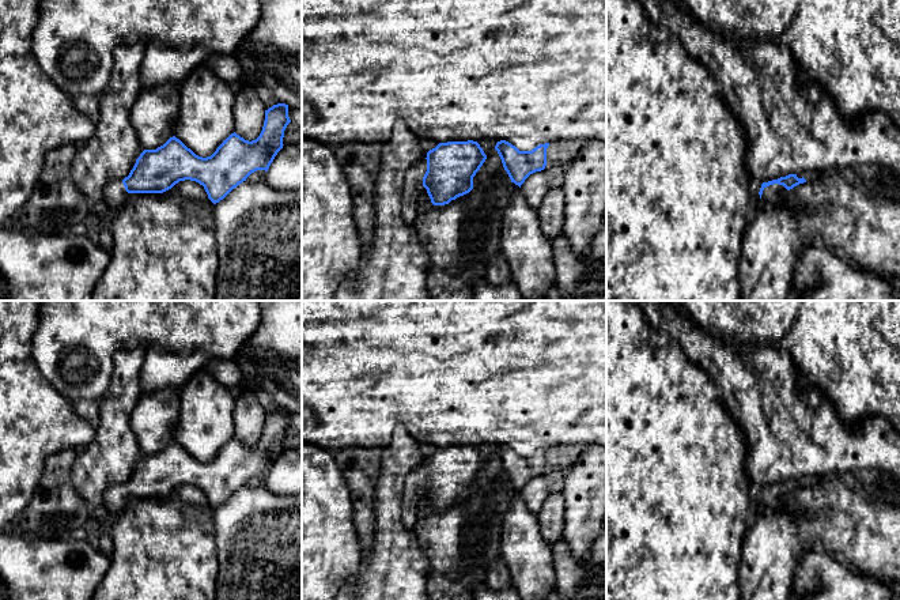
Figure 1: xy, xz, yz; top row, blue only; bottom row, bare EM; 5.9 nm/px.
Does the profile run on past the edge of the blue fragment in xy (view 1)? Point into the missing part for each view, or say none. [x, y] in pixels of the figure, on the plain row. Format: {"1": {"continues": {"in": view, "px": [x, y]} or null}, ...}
{"1": {"continues": {"in": "xy", "px": [114, 497]}}}

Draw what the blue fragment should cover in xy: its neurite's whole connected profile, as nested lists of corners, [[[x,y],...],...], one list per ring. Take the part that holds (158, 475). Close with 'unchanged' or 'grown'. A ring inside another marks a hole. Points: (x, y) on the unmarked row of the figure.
[[[273,410],[265,415],[264,431],[256,445],[245,445],[234,437],[207,463],[196,460],[173,441],[156,454],[144,454],[128,482],[105,491],[102,513],[113,520],[128,498],[163,498],[185,484],[203,490],[208,503],[216,509],[252,478],[268,476],[284,450],[290,427],[288,410]]]; grown

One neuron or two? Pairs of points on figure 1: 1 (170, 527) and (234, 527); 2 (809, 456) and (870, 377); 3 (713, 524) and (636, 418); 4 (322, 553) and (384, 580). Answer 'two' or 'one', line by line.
1: two
2: two
3: one
4: two

